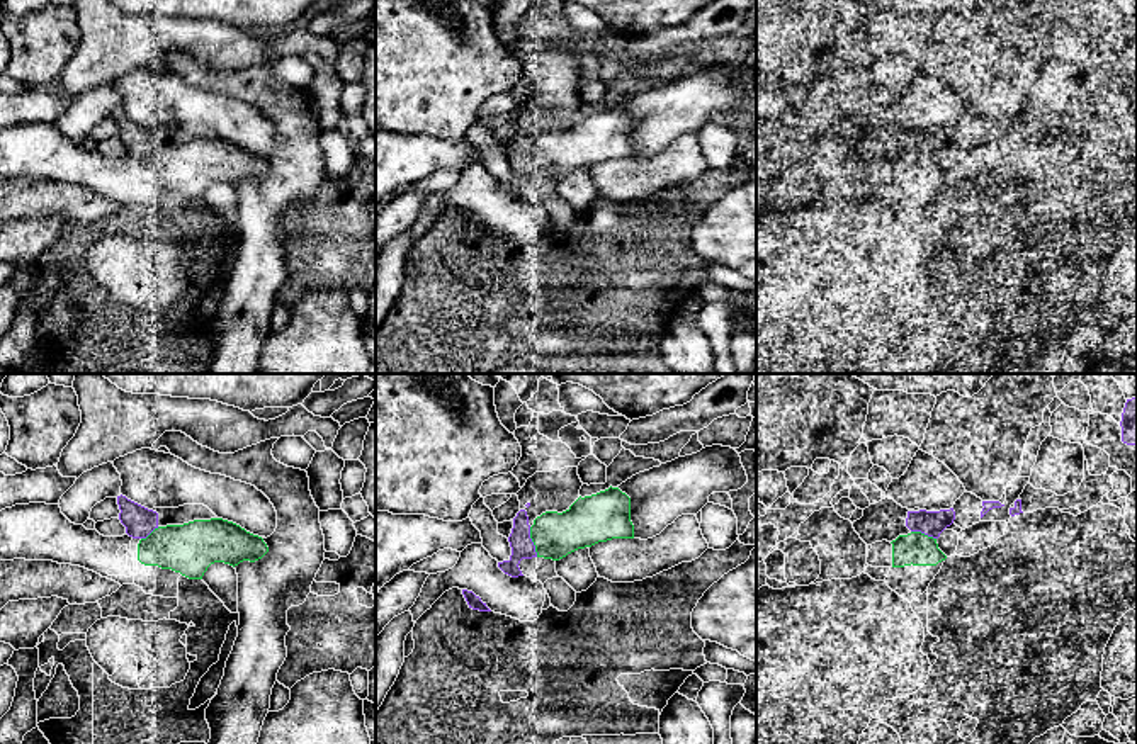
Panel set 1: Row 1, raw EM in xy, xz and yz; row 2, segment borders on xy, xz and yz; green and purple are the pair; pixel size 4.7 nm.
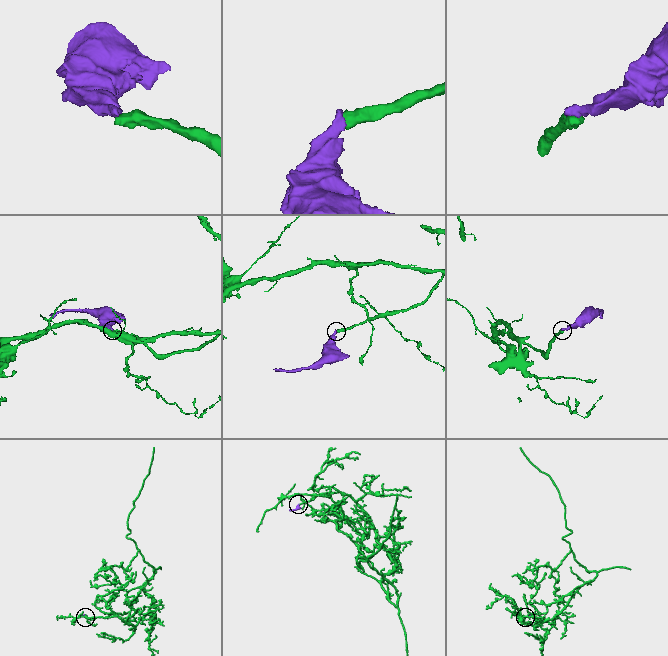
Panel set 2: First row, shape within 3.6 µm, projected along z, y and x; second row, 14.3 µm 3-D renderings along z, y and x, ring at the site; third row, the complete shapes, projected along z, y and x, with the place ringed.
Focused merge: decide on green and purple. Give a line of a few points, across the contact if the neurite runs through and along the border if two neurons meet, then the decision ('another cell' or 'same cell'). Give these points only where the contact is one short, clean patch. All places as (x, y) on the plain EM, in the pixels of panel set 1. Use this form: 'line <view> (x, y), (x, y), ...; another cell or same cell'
another cell

